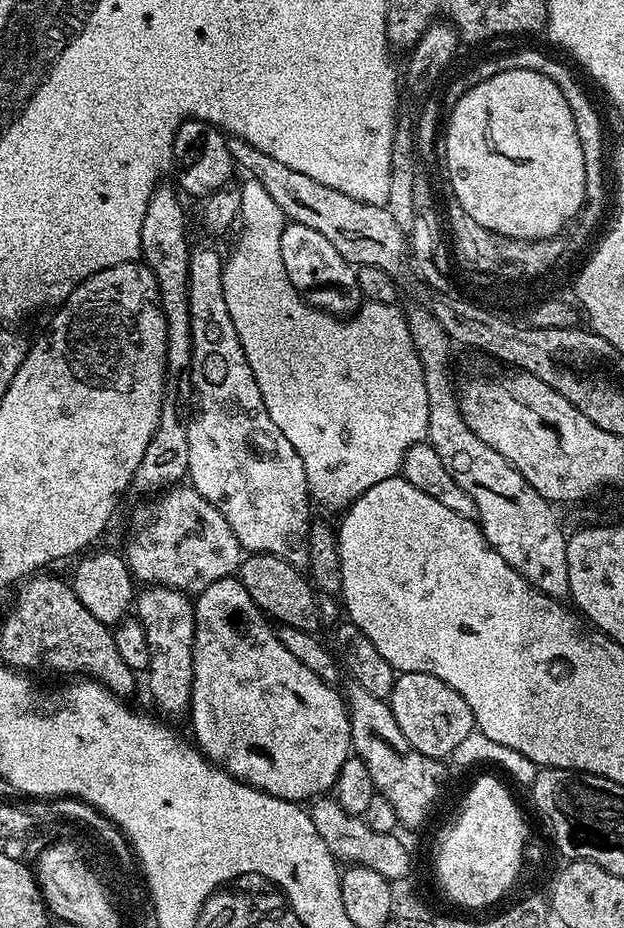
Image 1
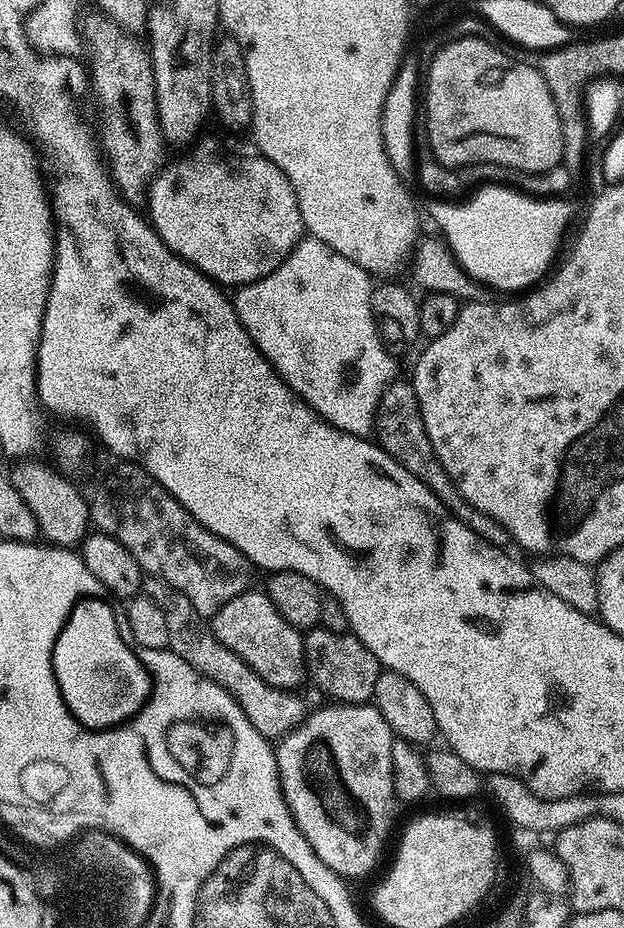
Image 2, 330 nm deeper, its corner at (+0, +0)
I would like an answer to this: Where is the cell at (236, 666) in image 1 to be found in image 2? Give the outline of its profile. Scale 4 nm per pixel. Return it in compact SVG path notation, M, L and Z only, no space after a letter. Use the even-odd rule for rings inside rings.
M249 590L238 594L238 598L230 598L222 610L211 617L210 627L213 634L226 646L226 650L234 650L258 678L262 678L270 686L299 689L299 684L306 680L304 663L304 636L270 602L267 591Z

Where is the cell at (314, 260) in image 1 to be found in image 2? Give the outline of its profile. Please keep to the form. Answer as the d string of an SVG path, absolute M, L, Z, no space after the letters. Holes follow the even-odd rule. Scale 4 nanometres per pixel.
M203 140L189 156L165 163L153 178L146 201L147 219L167 248L217 284L253 284L275 270L305 239L294 186L263 156L253 154L241 160L219 156L219 146Z

